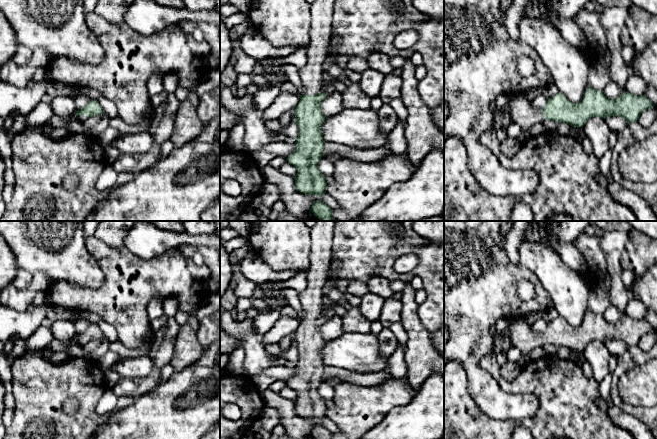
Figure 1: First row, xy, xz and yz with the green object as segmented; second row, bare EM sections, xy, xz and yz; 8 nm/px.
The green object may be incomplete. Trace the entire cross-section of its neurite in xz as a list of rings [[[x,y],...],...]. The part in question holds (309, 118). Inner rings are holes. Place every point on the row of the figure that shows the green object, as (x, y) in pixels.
[[[335,0],[311,3],[311,42],[306,47],[307,64],[298,70],[304,88],[294,110],[299,134],[296,149],[286,160],[297,170],[294,177],[296,190],[306,195],[322,196],[326,193],[327,182],[318,168],[325,143],[321,134],[325,120],[321,103],[327,96],[321,91],[322,66],[329,56],[334,10]]]

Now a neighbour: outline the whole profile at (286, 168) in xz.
[[[287,160],[279,167],[278,171],[291,177],[295,177],[297,174],[296,168]]]

